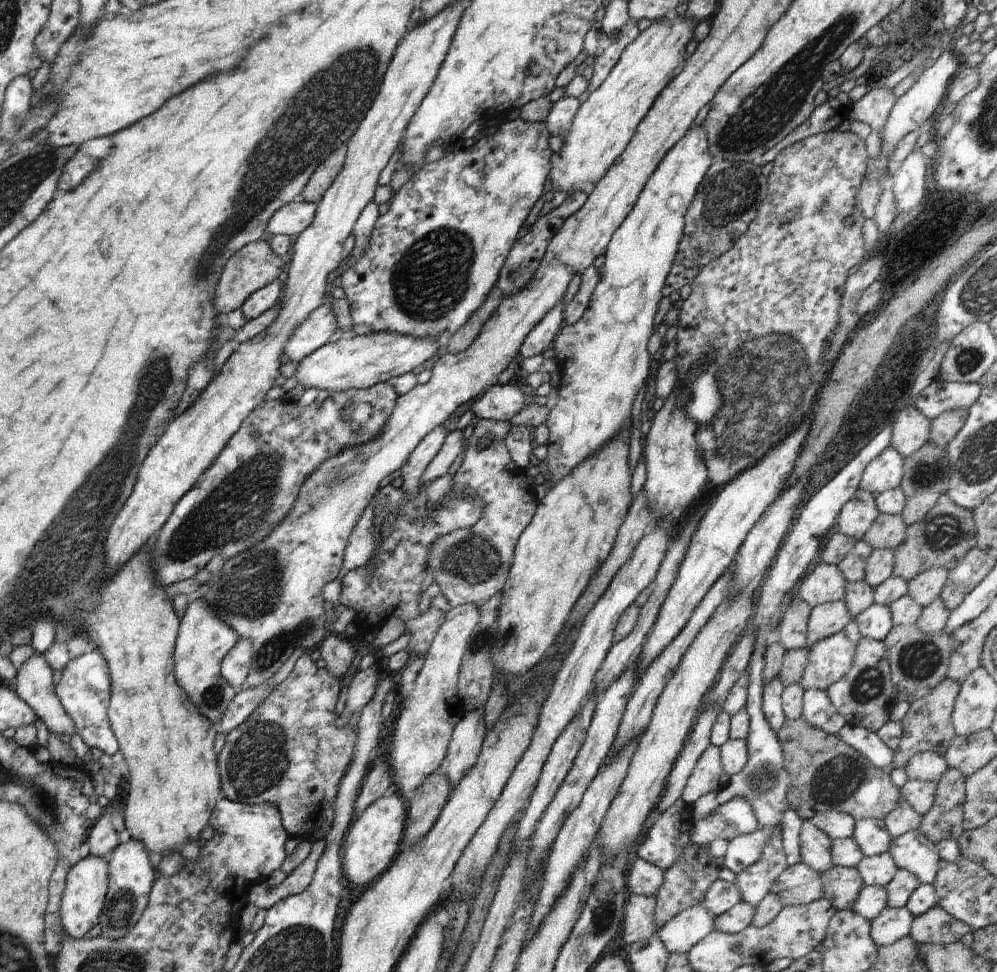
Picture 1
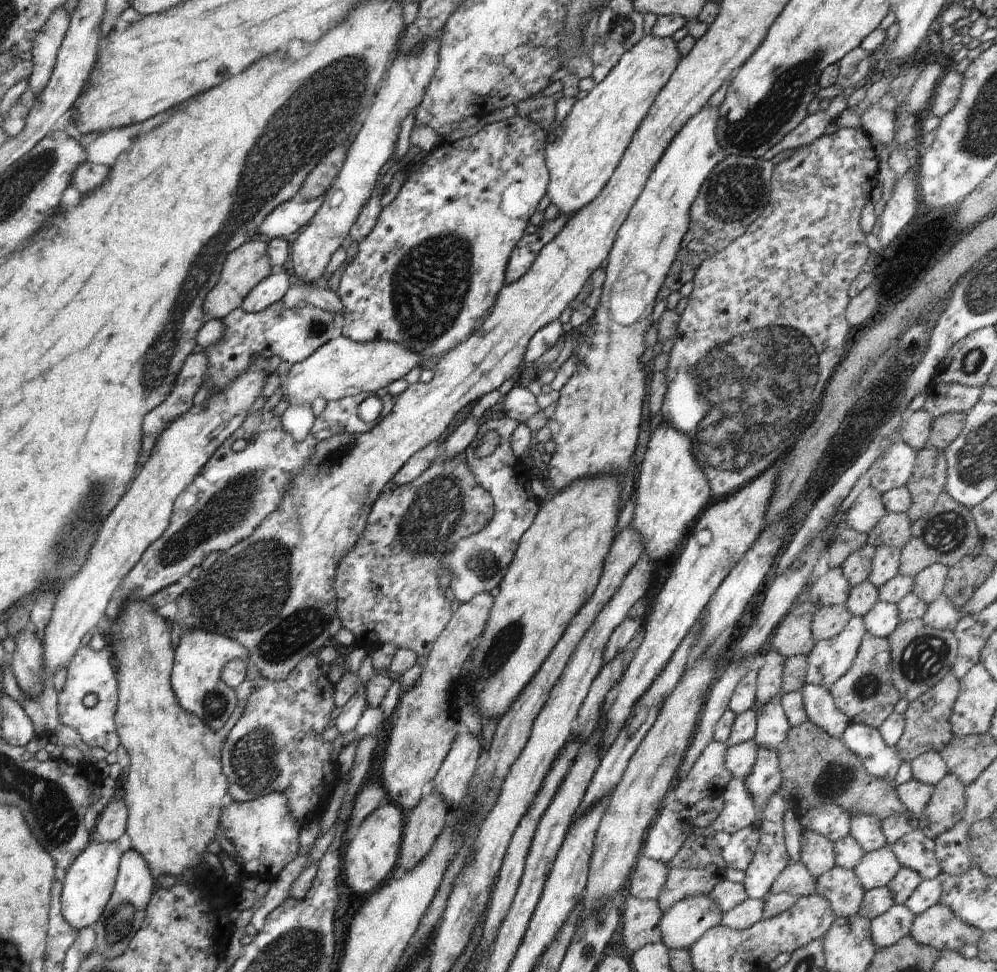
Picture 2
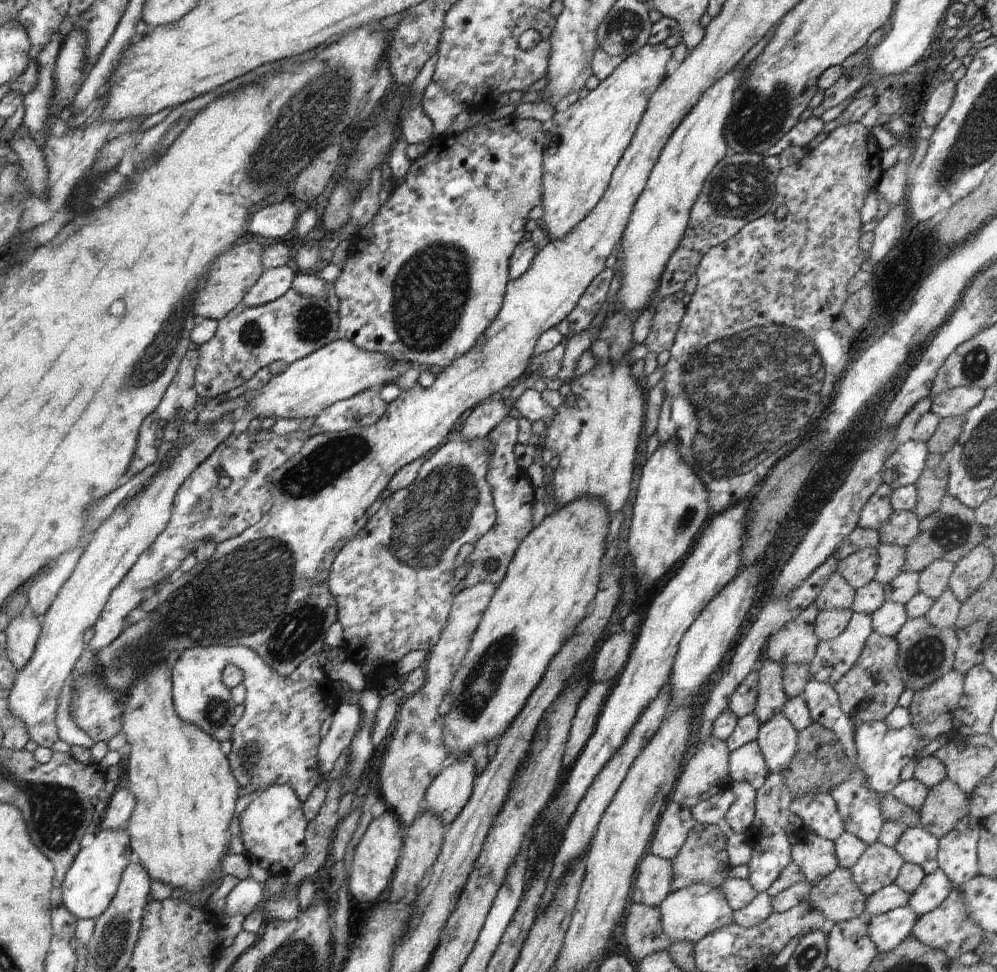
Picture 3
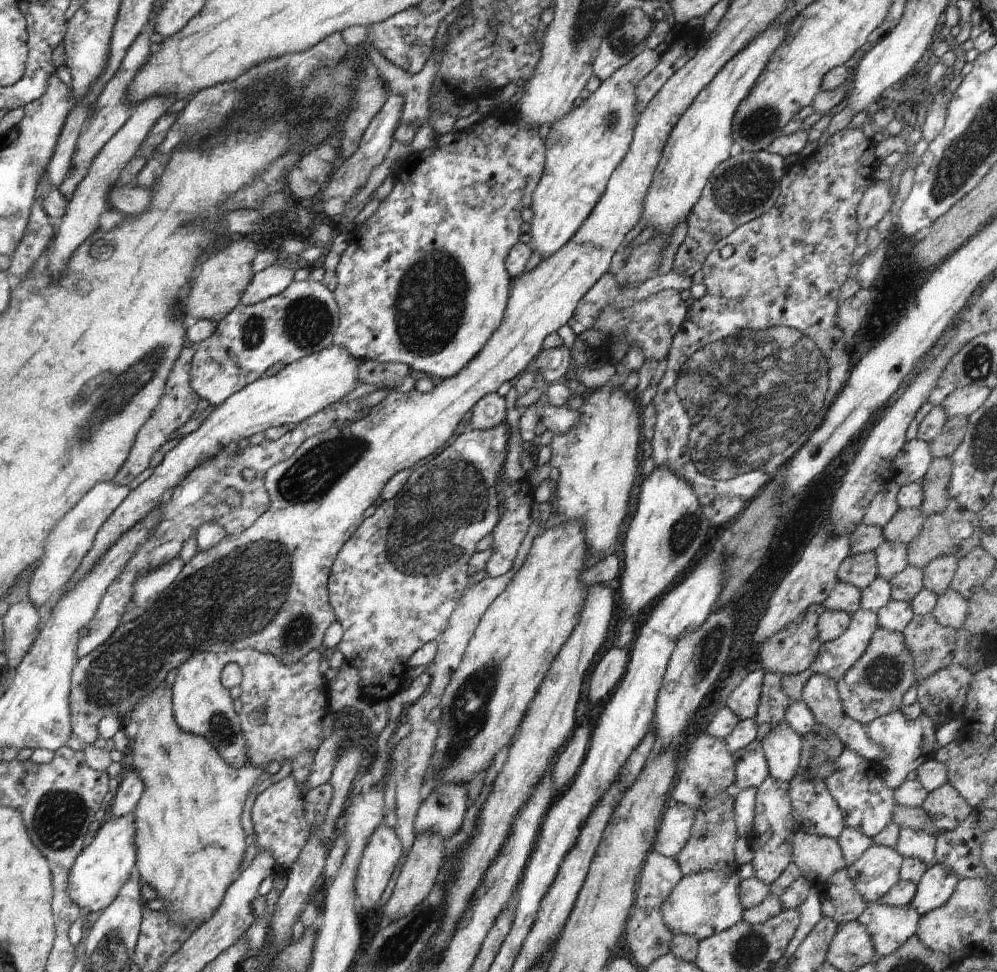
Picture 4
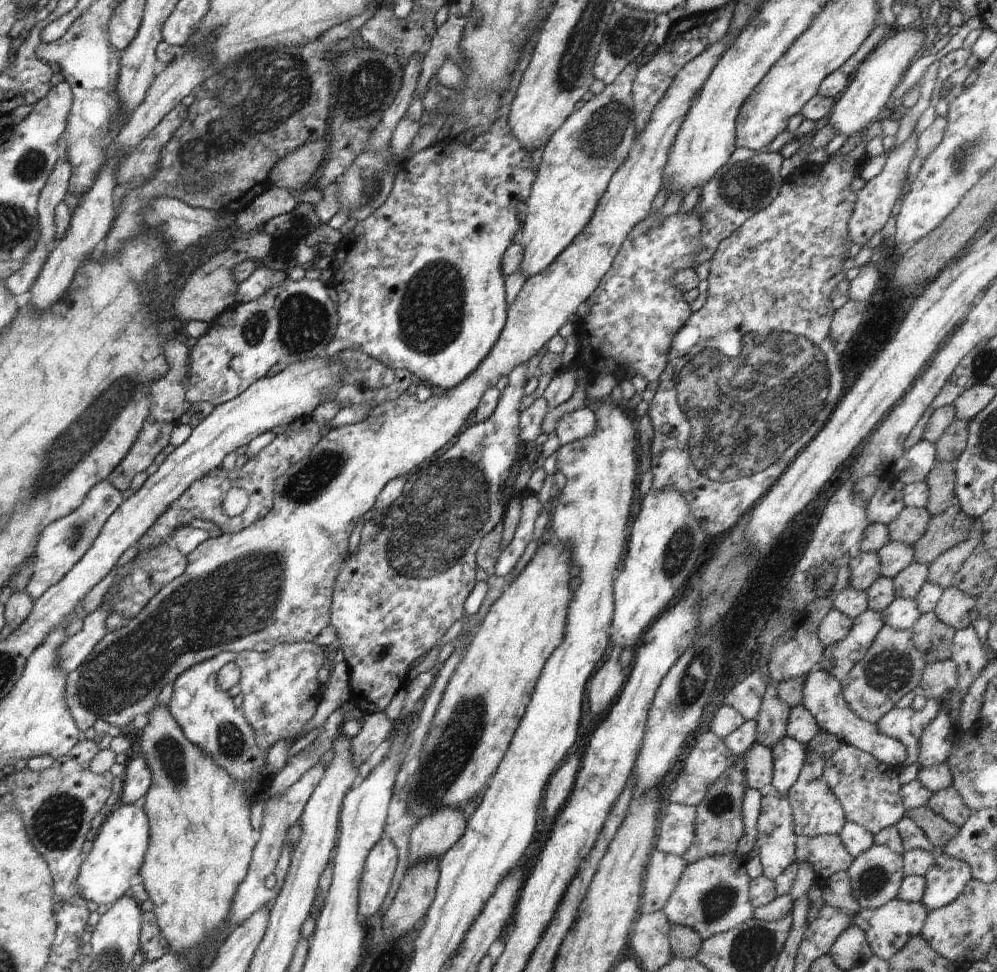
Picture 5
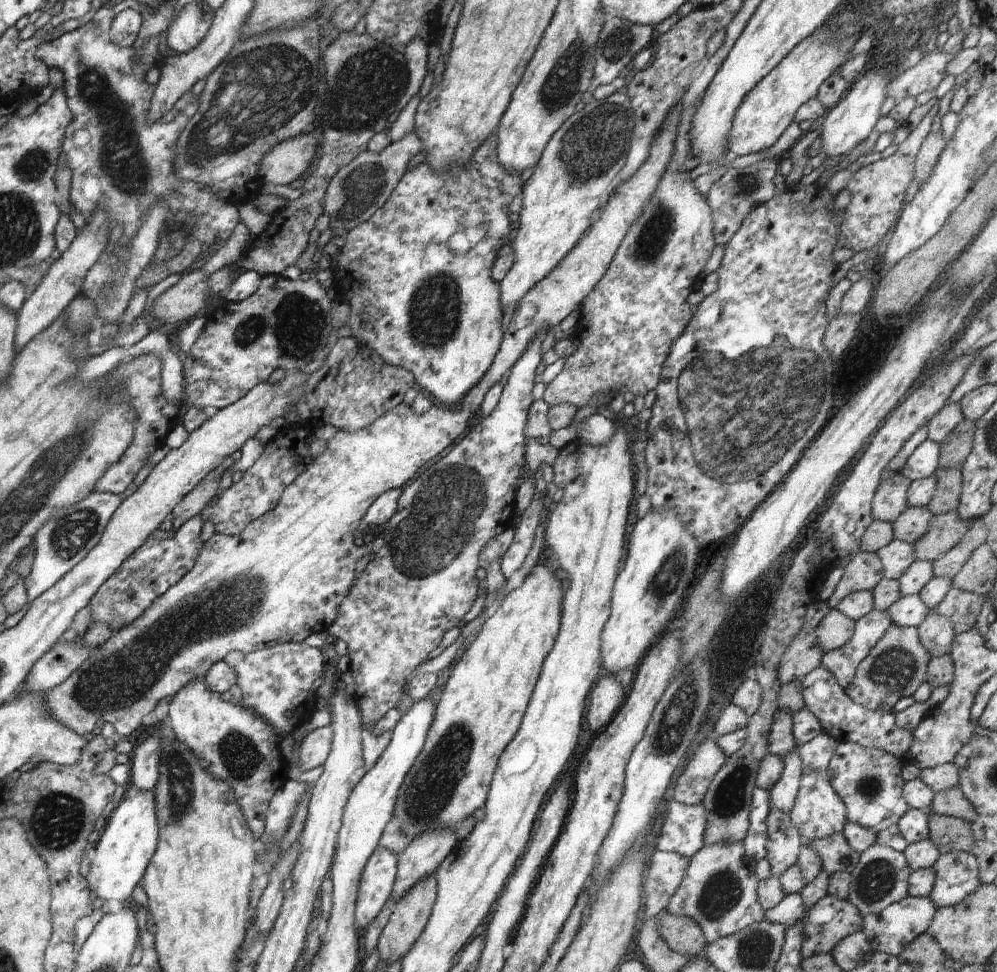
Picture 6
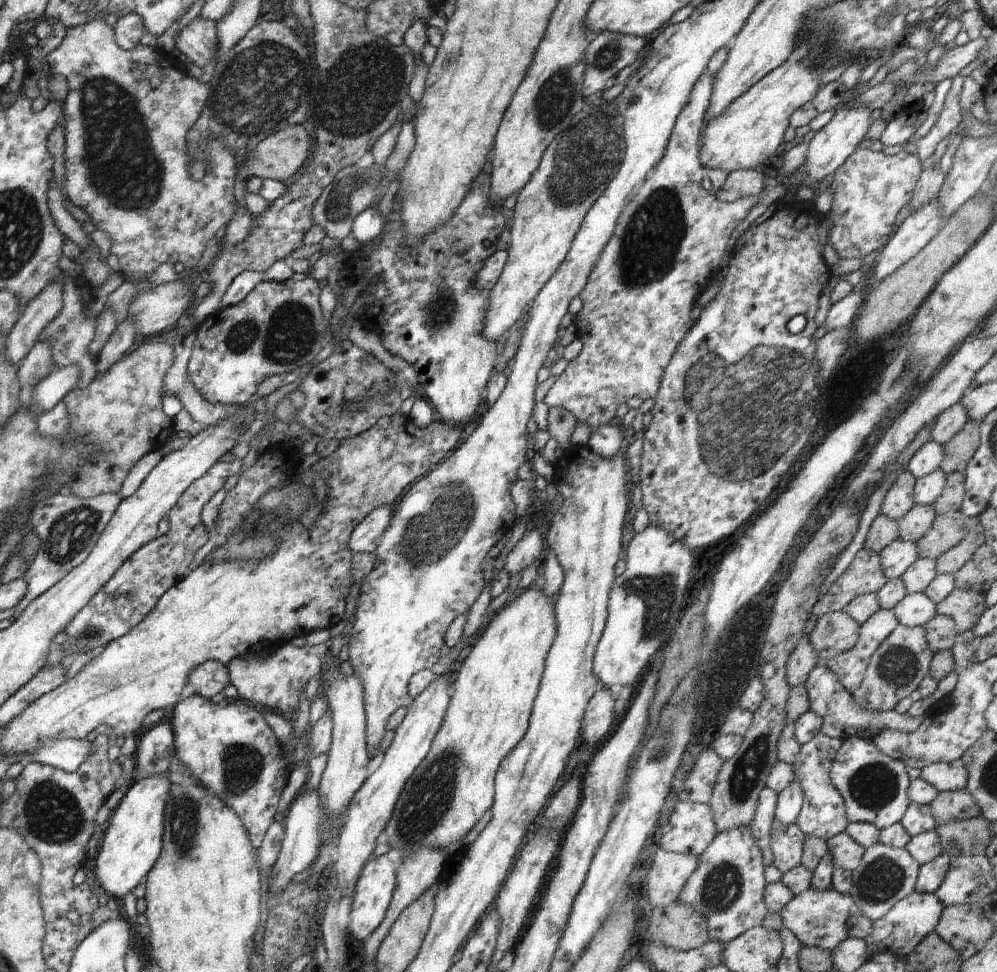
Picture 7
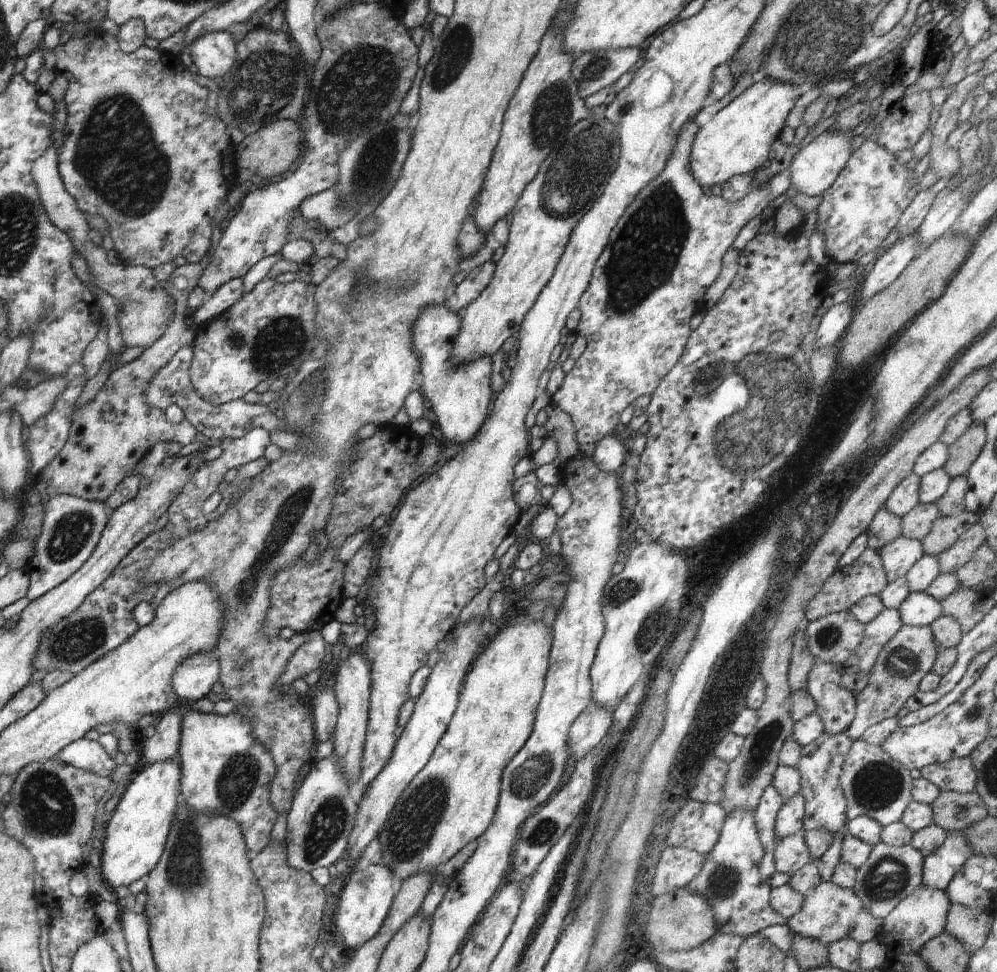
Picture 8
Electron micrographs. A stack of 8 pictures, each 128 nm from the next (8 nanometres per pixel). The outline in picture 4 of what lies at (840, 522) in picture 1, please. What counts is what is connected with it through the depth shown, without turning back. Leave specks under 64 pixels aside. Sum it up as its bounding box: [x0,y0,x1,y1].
[862,482,901,528]

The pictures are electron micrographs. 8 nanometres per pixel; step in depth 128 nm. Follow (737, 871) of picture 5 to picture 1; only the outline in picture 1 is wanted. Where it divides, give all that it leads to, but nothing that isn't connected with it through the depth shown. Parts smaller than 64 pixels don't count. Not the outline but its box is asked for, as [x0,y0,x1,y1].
[656,903,715,954]

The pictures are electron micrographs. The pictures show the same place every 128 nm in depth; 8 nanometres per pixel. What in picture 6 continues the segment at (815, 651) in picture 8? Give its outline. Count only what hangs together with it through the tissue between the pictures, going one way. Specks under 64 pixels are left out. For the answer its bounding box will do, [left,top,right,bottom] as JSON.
[815,608,855,652]

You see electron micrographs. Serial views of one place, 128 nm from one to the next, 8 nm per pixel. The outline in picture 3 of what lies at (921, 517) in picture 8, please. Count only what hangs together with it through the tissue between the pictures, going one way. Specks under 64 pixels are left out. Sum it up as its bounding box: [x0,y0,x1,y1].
[878,511,920,547]

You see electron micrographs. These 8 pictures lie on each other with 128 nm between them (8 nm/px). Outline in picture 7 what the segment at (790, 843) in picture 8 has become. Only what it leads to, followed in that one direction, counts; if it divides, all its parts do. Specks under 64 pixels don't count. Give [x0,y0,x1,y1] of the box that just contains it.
[770,822,807,873]

